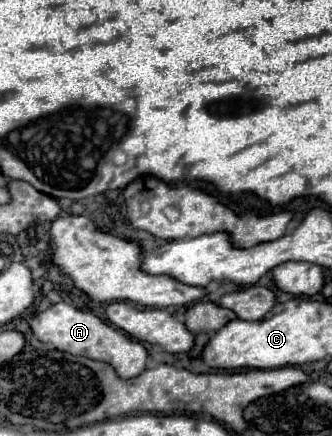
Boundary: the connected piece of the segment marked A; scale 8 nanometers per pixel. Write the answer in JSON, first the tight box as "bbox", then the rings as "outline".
{"bbox":[31,302,147,380],"outline":[[[59,302],[59,304],[51,306],[49,310],[37,314],[31,320],[31,330],[41,342],[53,344],[61,352],[69,352],[73,356],[89,356],[91,360],[105,360],[107,364],[111,364],[115,368],[117,376],[121,376],[123,380],[135,378],[145,370],[147,352],[141,342],[127,338],[123,332],[113,330],[111,326],[101,322],[95,314],[77,310],[71,304]]]}

